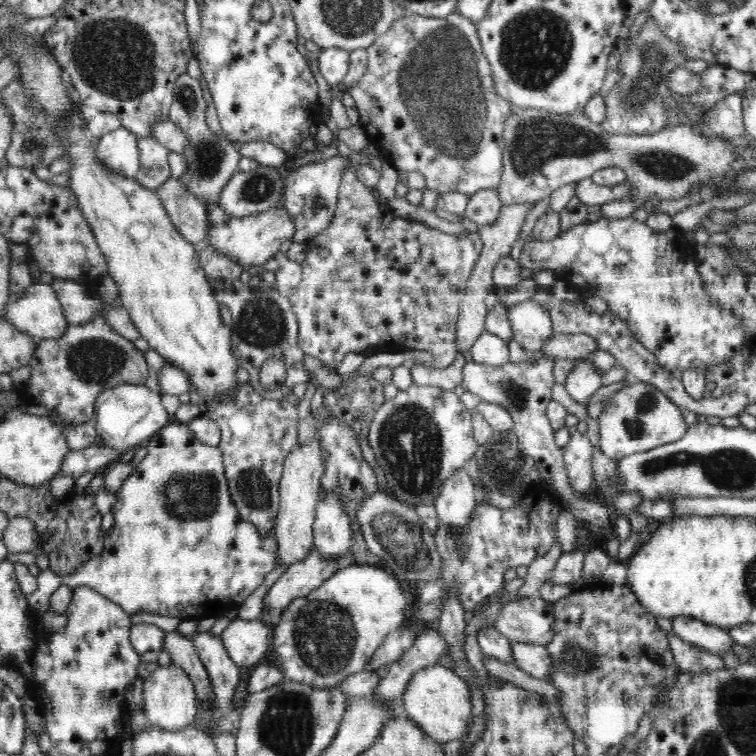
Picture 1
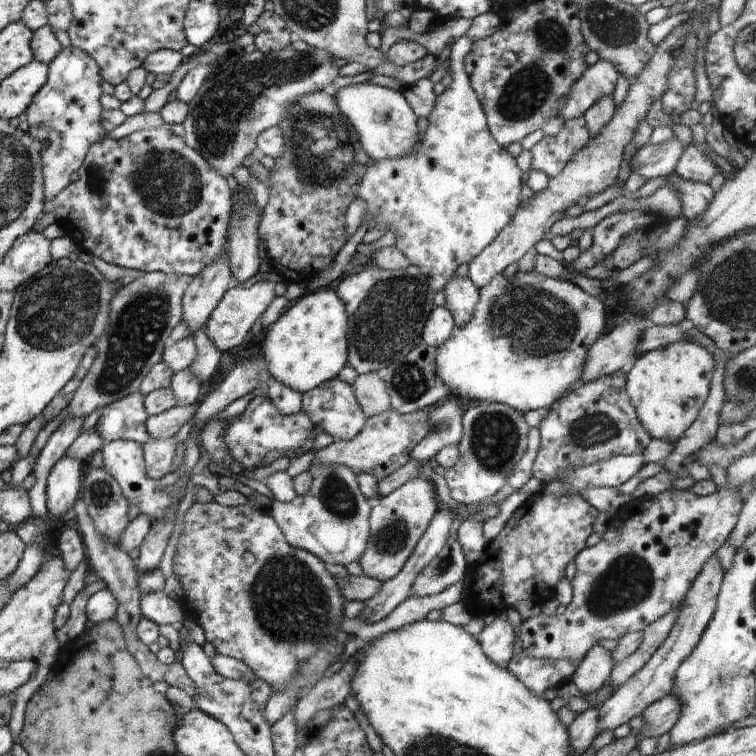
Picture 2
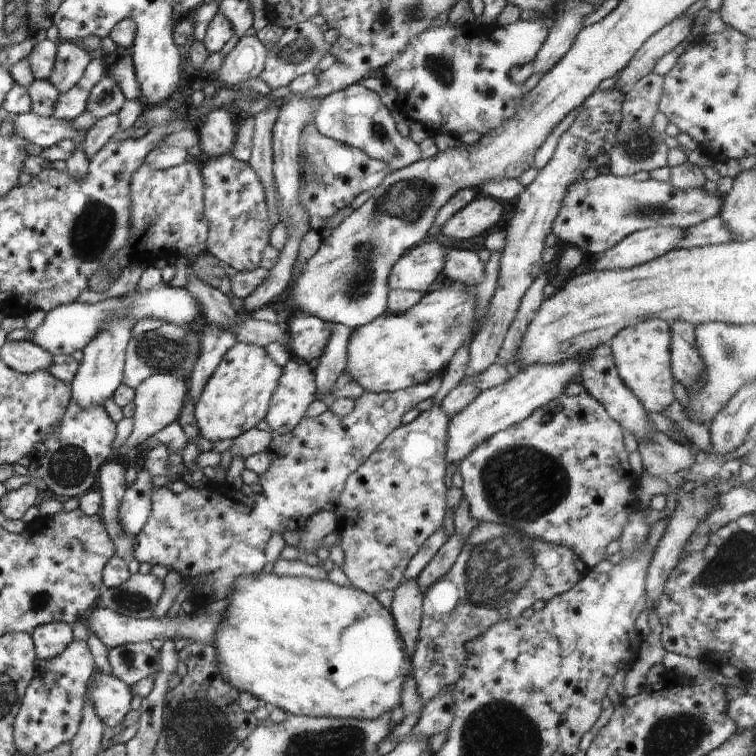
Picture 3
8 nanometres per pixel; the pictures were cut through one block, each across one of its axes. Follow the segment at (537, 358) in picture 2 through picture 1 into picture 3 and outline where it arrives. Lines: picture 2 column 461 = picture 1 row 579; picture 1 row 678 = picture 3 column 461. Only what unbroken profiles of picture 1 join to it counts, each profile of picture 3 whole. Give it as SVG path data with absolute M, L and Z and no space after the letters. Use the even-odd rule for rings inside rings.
M445 286L425 293L418 304L400 314L384 312L360 328L354 329L347 346L345 373L350 375L365 391L373 393L401 391L402 389L428 382L434 374L445 372L452 355L464 342L470 343L483 321L474 321L476 299L473 289L458 289Z

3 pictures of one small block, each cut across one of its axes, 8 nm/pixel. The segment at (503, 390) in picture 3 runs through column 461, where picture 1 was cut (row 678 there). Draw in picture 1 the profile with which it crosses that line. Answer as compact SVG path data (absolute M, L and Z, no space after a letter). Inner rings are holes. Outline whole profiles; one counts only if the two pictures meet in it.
M441 665L426 666L408 680L401 698L401 713L441 745L464 738L474 718L466 681L456 671Z

